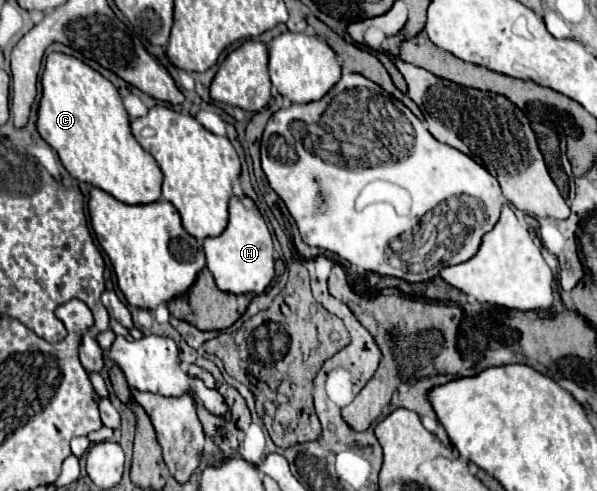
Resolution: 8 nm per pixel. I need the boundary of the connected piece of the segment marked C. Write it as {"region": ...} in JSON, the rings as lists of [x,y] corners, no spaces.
{"region":[[[50,53],[42,73],[42,103],[38,131],[60,155],[66,171],[128,205],[156,203],[162,197],[162,171],[130,131],[130,117],[118,89],[76,57]]]}

